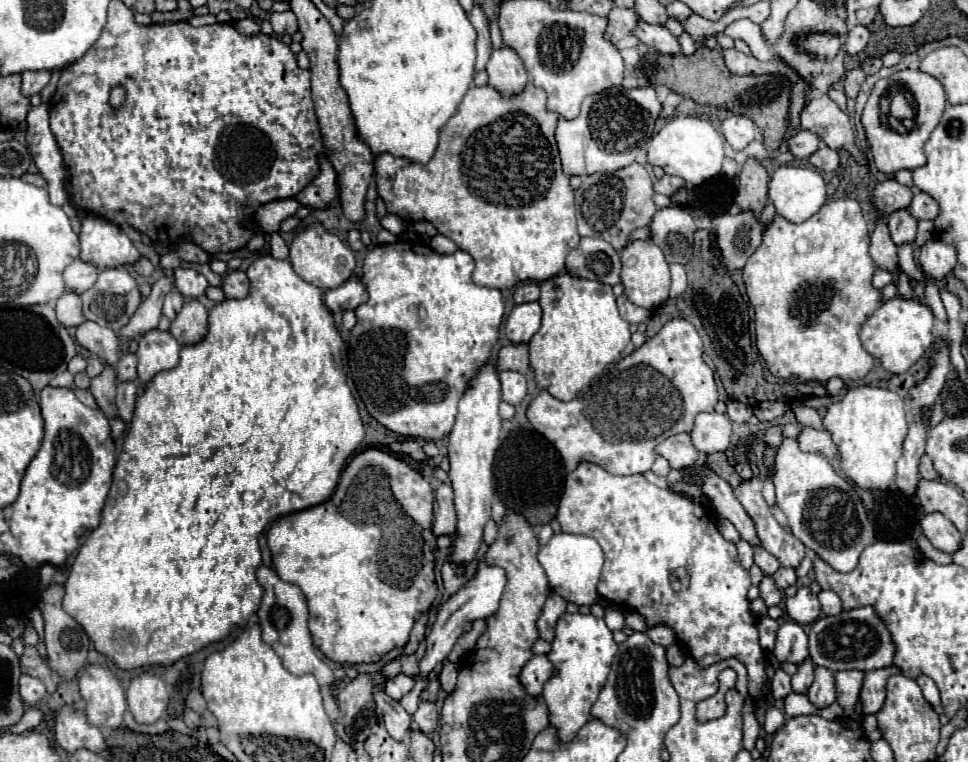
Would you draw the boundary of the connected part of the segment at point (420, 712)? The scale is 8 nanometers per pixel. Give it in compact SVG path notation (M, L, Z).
M420 702L416 714L414 714L414 722L416 726L430 734L434 732L434 728L438 726L438 708L436 708L436 702Z

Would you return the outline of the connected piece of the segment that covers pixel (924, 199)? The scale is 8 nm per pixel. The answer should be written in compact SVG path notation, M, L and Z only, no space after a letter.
M916 192L914 194L914 200L912 200L912 216L916 220L936 220L936 216L940 214L940 208L938 208L938 202L924 194L924 192Z

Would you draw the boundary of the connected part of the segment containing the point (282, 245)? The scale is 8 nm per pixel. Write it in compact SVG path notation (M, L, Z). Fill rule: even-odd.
M278 232L270 234L270 254L272 254L274 258L282 258L282 260L288 258L288 246L286 246L286 242L280 238Z

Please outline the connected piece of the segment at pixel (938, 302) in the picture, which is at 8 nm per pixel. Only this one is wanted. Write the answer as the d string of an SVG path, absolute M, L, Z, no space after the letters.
M929 281L925 286L924 302L930 306L936 319L947 322L947 313L942 303L940 292L934 282Z

